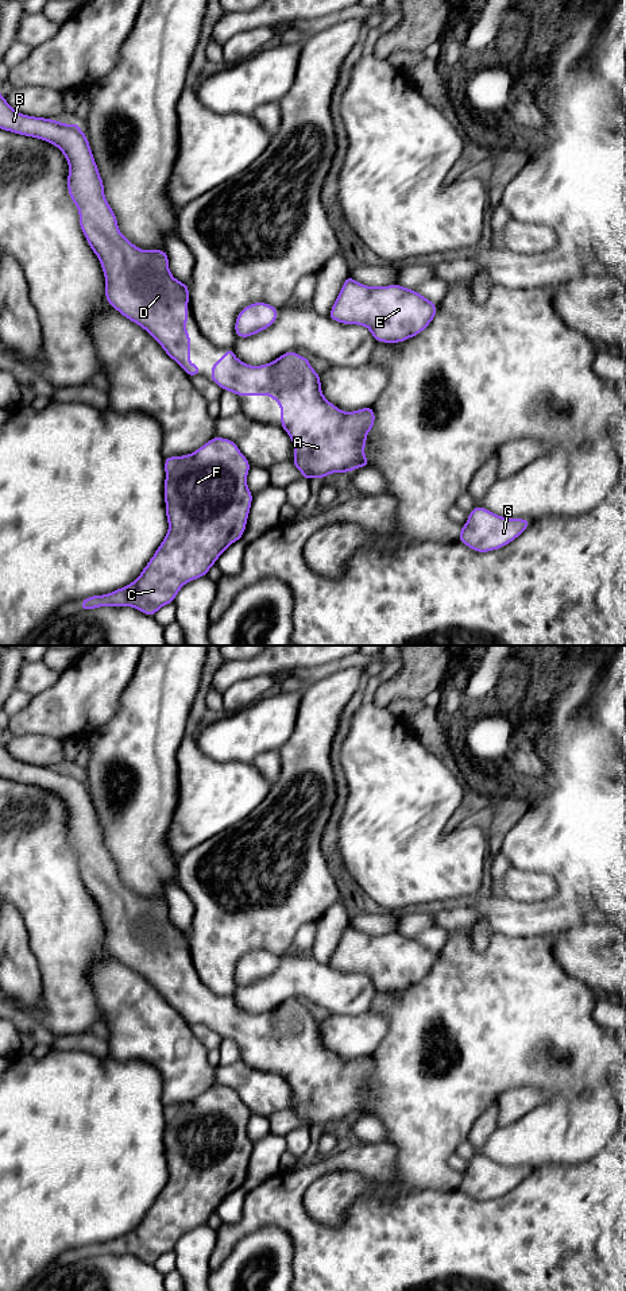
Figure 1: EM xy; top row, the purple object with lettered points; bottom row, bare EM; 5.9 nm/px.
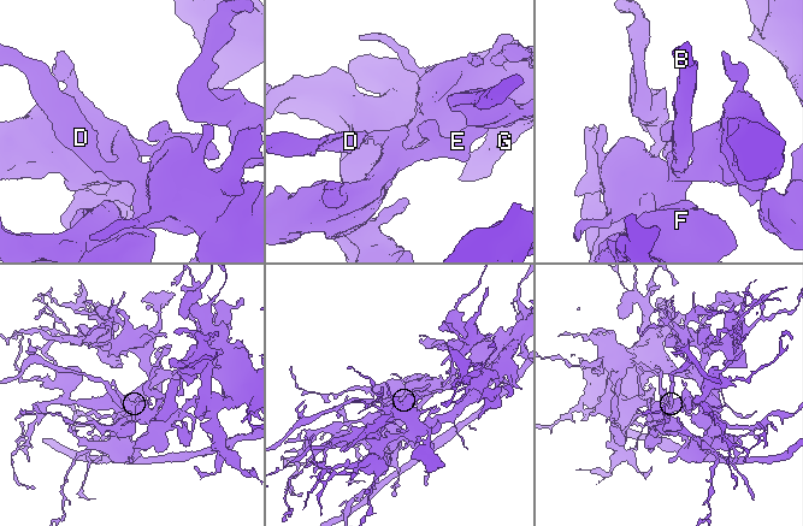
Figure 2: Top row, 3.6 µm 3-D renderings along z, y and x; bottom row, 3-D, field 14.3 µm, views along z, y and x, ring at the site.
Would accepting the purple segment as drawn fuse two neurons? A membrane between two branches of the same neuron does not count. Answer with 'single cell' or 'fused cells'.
single cell

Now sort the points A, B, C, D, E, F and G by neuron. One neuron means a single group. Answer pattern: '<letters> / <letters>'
A B C D E F G

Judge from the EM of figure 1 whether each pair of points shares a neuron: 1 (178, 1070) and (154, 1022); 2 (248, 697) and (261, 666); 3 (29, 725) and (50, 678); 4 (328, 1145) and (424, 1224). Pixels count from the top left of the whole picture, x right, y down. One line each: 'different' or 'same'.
1: same
2: different
3: different
4: different

